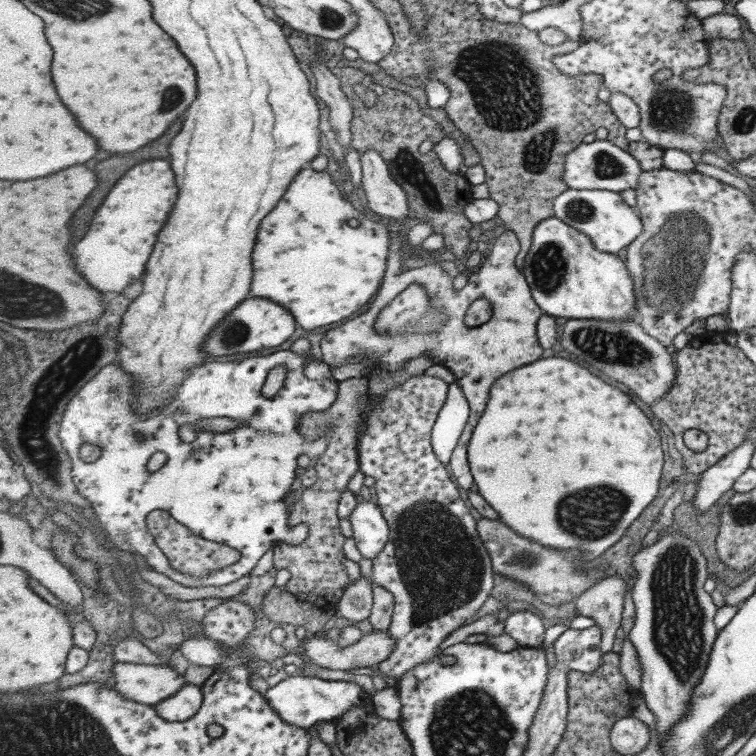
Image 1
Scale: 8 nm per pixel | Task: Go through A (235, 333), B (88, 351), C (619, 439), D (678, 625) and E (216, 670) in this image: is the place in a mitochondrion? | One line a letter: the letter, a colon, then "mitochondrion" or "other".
A: mitochondrion
B: mitochondrion
C: other
D: mitochondrion
E: other

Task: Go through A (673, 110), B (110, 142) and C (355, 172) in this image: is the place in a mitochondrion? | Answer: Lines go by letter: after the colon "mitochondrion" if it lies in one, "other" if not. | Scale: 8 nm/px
A: mitochondrion
B: other
C: other

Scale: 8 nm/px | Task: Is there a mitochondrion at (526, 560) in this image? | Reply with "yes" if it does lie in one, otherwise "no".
yes

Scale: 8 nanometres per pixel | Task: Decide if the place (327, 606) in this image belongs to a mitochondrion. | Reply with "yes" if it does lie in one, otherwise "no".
no

